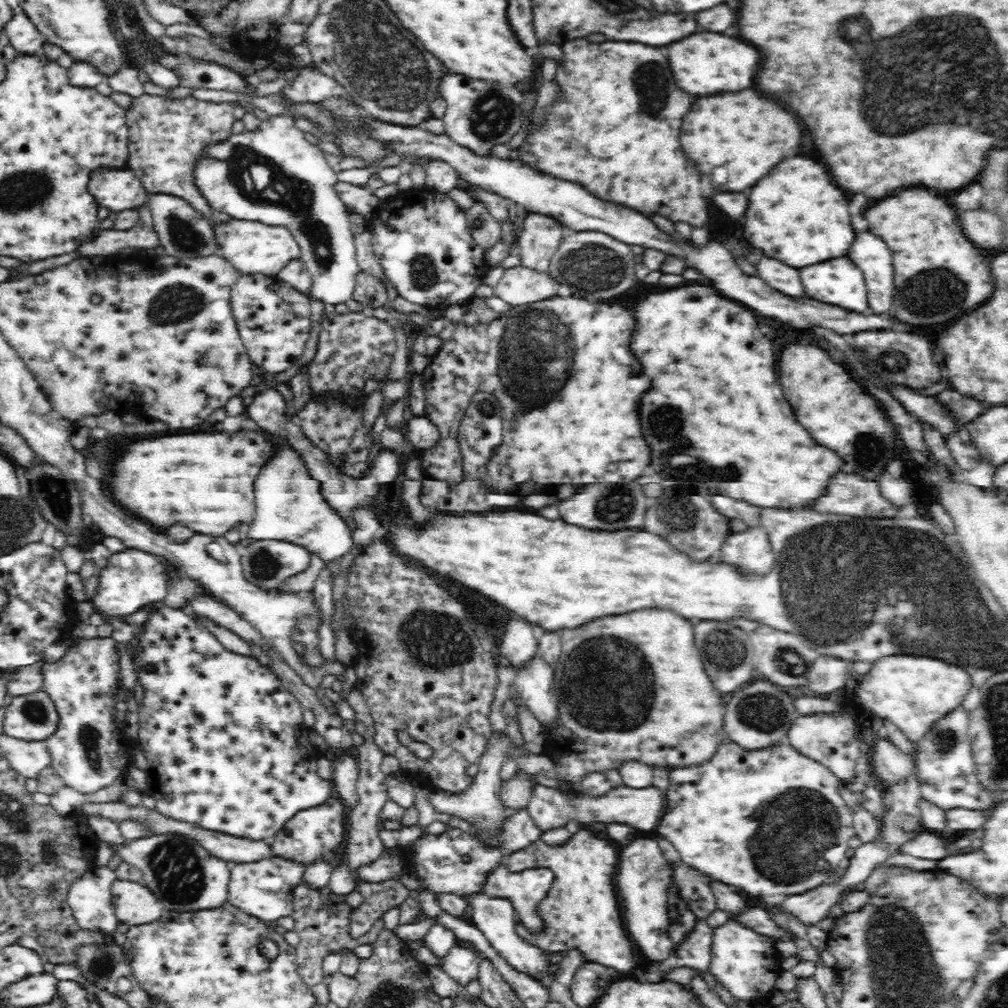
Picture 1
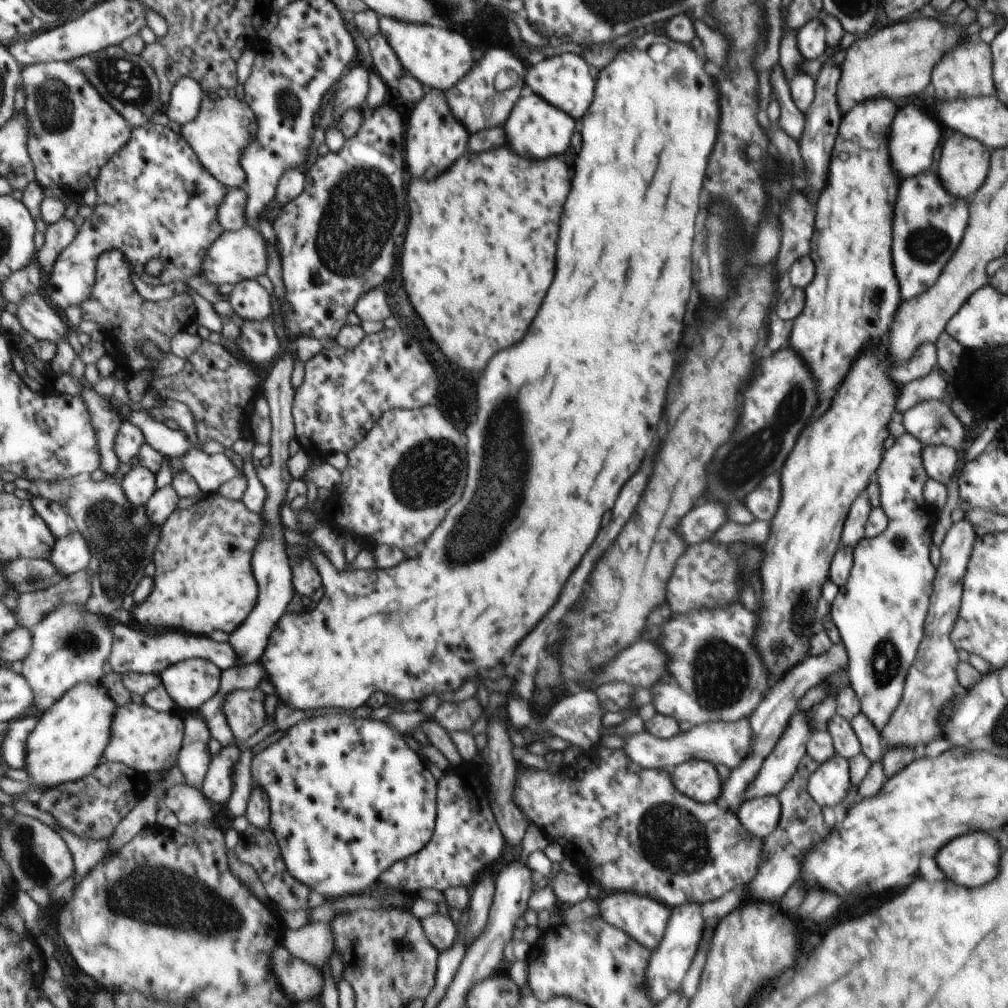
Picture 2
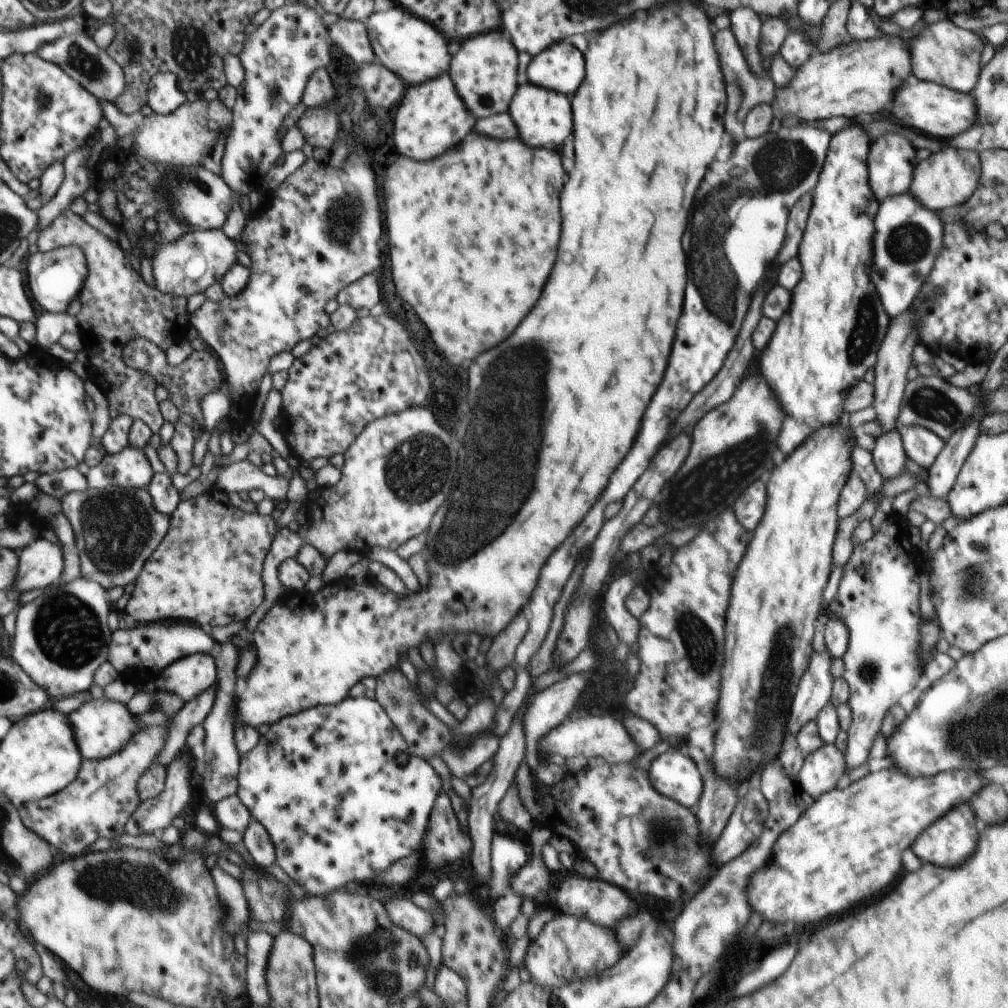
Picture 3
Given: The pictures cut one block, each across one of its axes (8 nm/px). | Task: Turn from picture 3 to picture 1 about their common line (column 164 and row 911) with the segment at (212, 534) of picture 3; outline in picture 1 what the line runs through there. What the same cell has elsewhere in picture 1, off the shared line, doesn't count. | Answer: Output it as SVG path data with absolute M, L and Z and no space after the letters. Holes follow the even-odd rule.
M579 826L578 830L564 844L550 846L544 840L534 840L528 846L506 855L505 859L511 872L520 872L520 870L530 867L544 867L550 868L553 873L552 886L550 886L546 898L538 904L538 911L546 921L546 932L534 936L517 922L516 931L520 936L550 954L565 953L572 948L578 948L585 956L586 961L594 961L612 967L622 974L622 972L630 972L630 968L634 966L634 956L632 956L632 944L626 937L627 930L622 924L623 914L615 885L618 860L616 850L610 841L605 836L595 834L589 827Z

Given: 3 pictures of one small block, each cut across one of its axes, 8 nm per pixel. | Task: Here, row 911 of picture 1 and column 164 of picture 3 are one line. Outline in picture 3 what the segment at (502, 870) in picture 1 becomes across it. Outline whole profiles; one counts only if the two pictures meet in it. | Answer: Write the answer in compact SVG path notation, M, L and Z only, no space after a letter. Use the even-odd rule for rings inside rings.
M89 487L85 492L67 494L60 505L77 538L81 576L98 582L108 591L135 582L171 528L170 517L155 508L151 493L144 488Z

